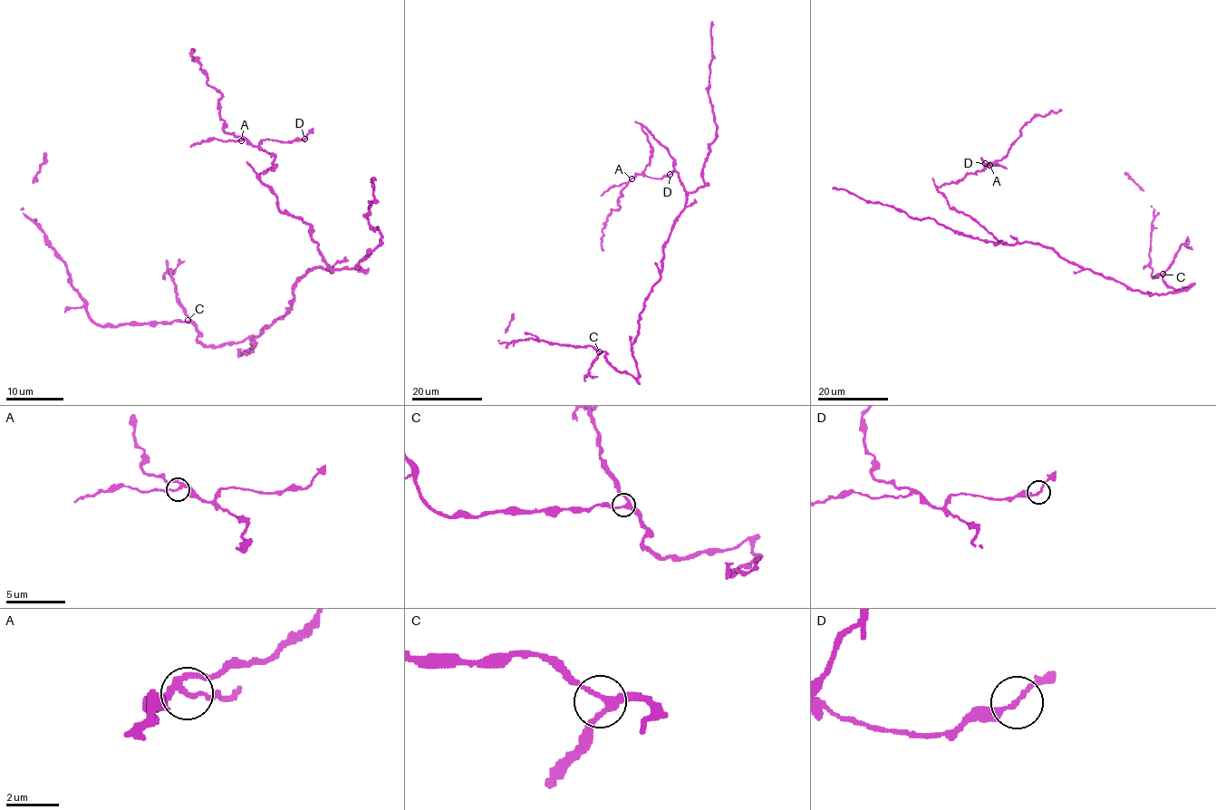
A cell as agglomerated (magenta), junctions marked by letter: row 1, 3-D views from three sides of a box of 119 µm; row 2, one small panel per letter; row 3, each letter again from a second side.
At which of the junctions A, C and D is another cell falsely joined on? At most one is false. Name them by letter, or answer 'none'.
A

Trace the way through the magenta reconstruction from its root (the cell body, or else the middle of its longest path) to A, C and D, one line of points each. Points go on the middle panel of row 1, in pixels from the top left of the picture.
A: (661, 270), (663, 245), (684, 208), (686, 191), (669, 152), (643, 127), (651, 149), (650, 162), (632, 178)
C: (661, 270), (632, 345), (638, 379), (617, 371), (606, 352), (599, 351)
D: (661, 270), (663, 245), (686, 191), (669, 152), (642, 127), (651, 149), (642, 173), (670, 174)

